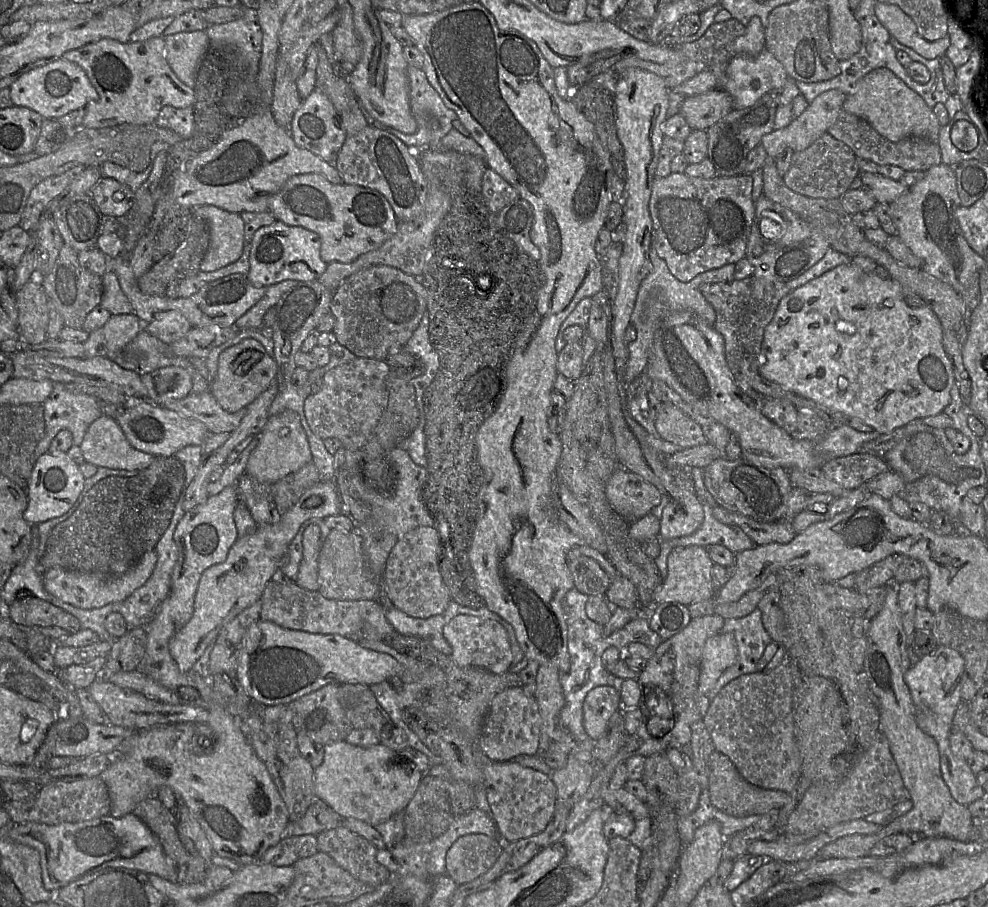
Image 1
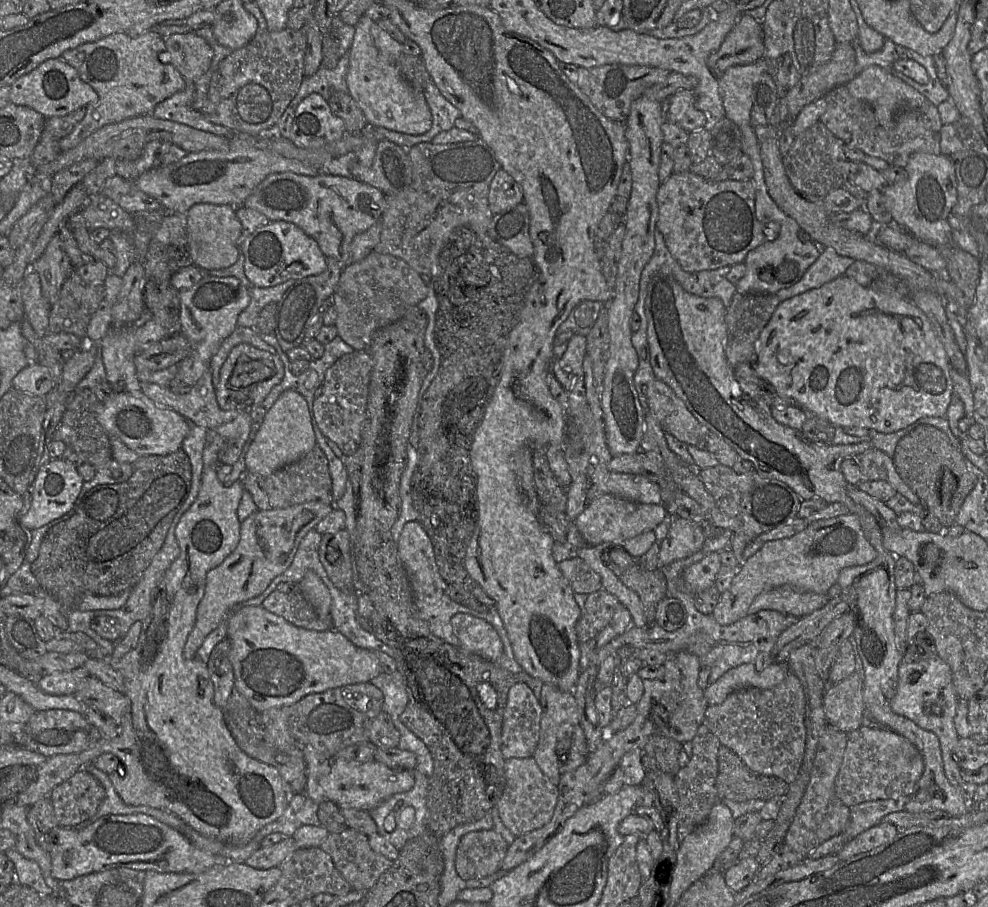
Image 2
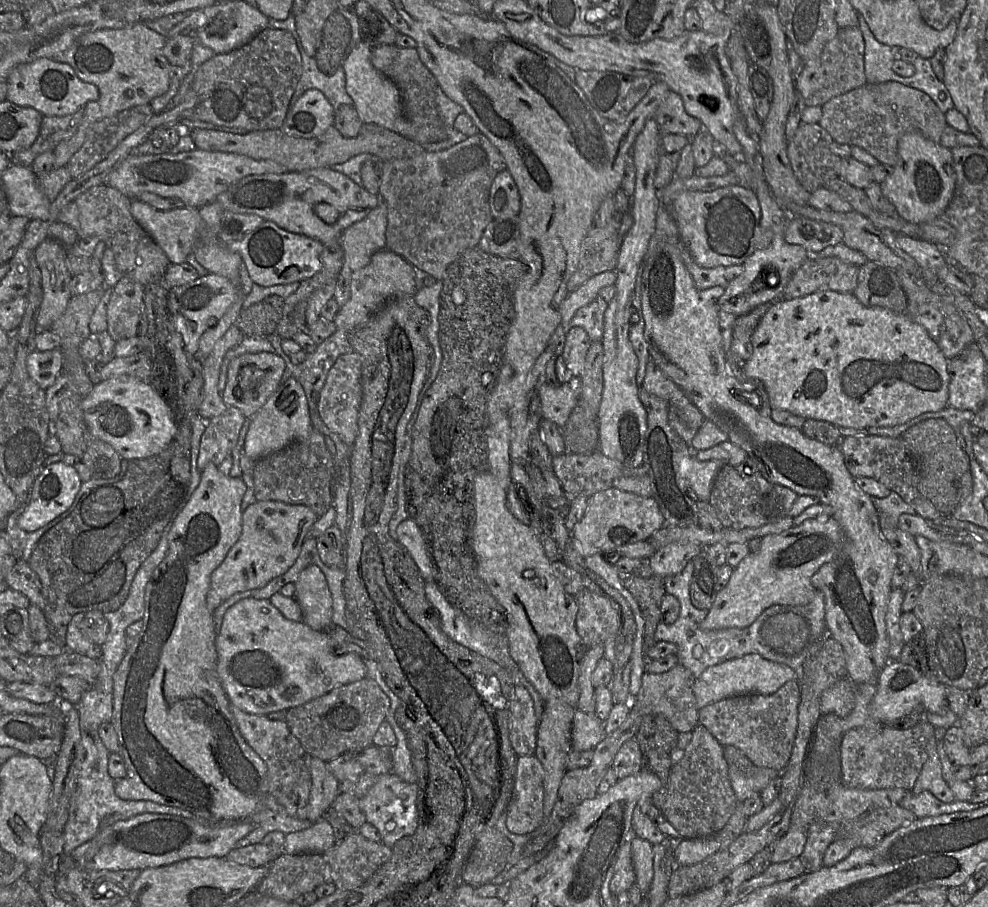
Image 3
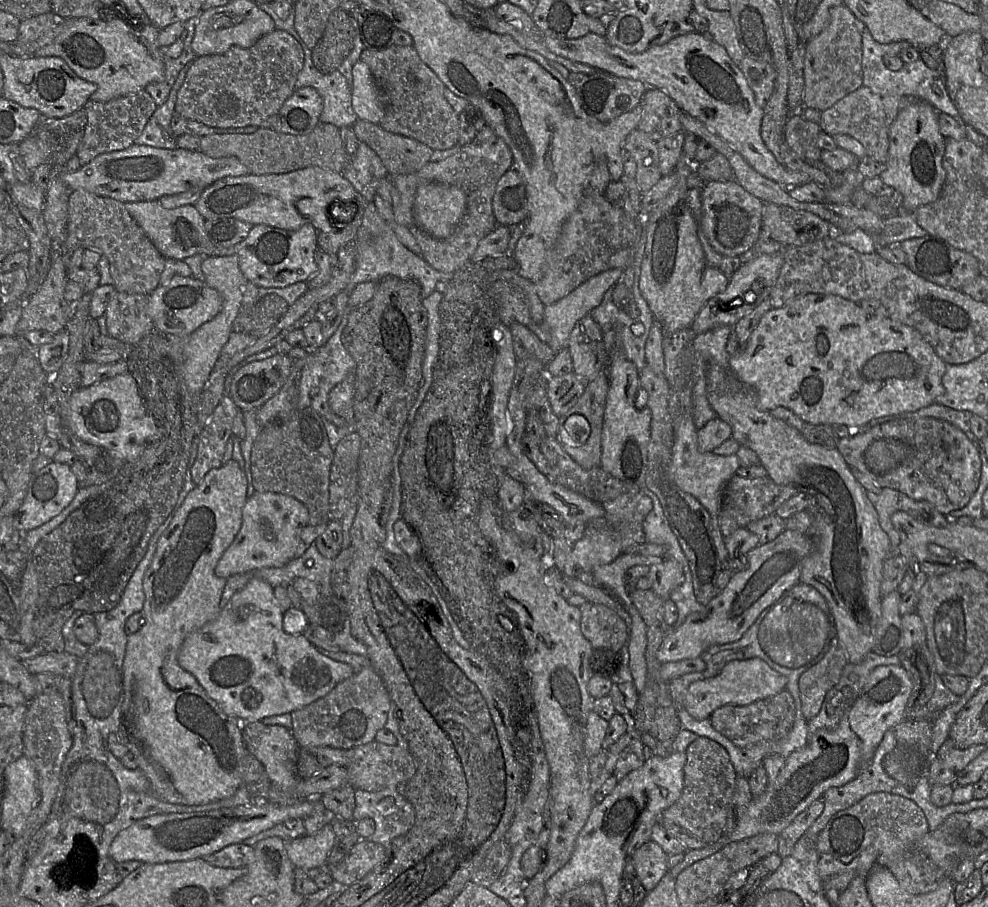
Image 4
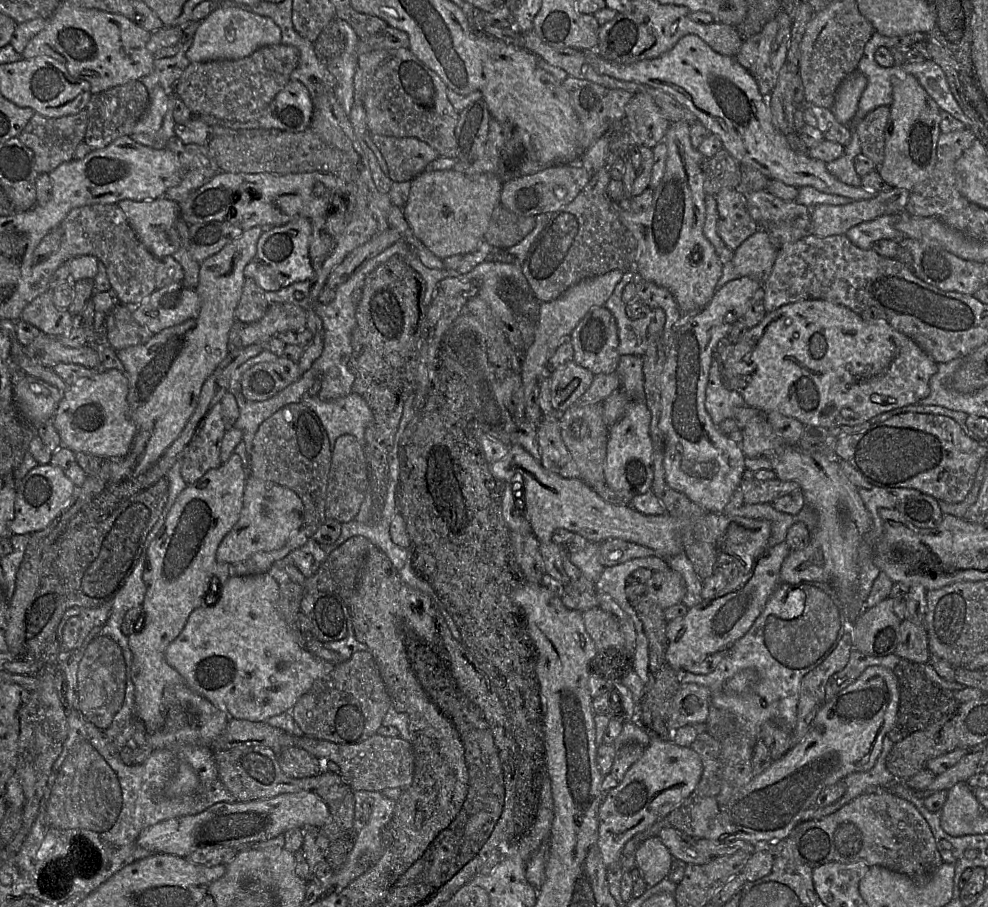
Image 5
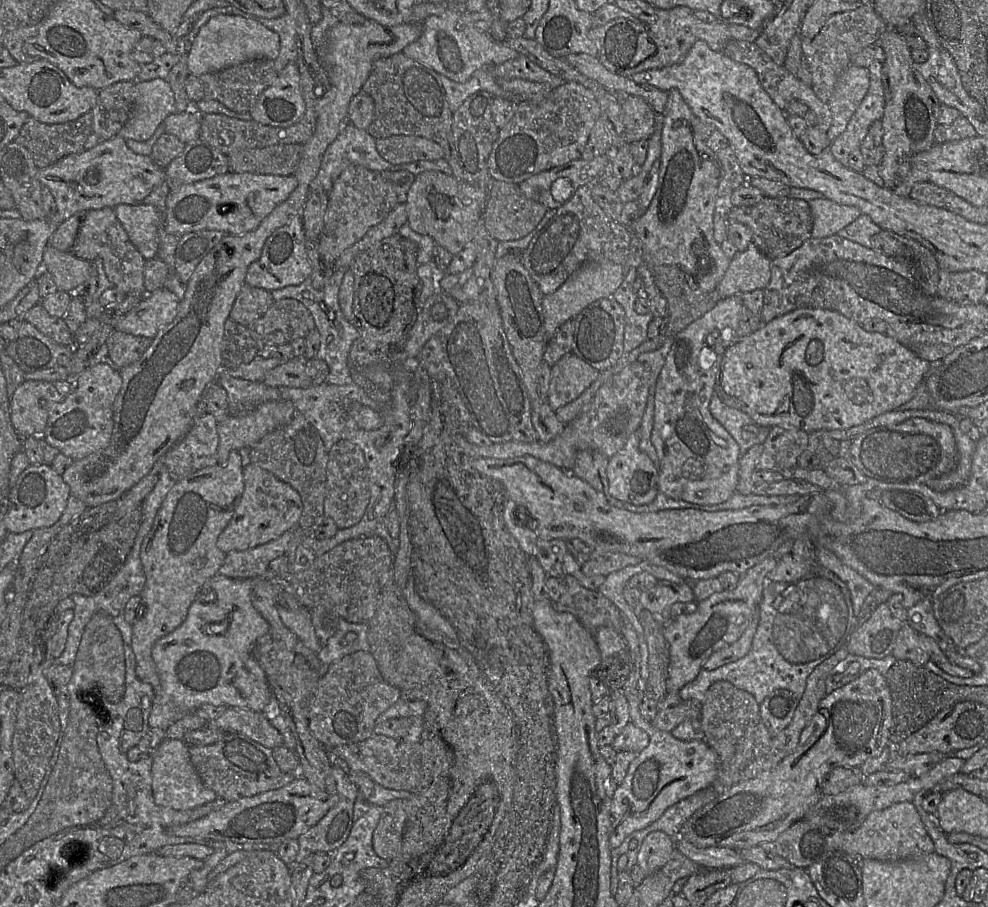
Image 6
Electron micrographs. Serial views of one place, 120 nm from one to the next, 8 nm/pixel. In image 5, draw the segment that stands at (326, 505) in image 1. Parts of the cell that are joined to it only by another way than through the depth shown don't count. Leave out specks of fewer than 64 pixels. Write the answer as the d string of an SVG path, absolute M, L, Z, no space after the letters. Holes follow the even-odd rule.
M248 475L239 520L218 546L216 559L219 563L234 564L244 561L258 552L278 550L287 543L294 532L301 529L303 519L304 505L294 491L272 482L263 481L253 475Z

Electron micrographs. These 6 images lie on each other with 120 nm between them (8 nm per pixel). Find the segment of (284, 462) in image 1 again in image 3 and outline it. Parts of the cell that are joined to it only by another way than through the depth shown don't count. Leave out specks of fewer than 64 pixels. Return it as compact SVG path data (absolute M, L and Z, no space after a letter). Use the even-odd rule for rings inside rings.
M290 377L282 383L261 409L250 419L244 443L244 452L257 461L273 452L282 450L295 441L306 439L313 430L308 401L301 383Z

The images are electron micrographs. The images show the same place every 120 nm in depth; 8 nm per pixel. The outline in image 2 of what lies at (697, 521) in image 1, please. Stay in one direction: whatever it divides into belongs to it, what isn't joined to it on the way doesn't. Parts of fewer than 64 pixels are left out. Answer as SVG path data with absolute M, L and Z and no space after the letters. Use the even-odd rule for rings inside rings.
M673 516L668 533L660 543L659 569L702 550L705 535L702 525Z

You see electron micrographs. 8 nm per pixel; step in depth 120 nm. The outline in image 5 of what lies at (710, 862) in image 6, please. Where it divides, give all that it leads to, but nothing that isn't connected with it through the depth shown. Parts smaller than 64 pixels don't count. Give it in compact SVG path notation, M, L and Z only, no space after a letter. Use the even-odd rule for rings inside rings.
M664 827L658 834L675 860L685 864L706 864L712 857L697 849L696 839L672 827Z

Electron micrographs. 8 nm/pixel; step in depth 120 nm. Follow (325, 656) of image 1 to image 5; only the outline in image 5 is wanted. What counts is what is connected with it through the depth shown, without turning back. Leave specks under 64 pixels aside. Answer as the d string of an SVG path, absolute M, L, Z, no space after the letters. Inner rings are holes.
M268 572L247 576L230 576L222 587L219 586L219 599L216 603L212 605L205 604L206 606L199 607L190 614L180 635L166 648L165 659L167 663L183 677L193 691L206 698L230 718L245 719L252 722L267 722L268 718L272 716L291 711L299 698L307 693L315 682L326 677L334 669L335 664L313 655L304 646L304 636L310 635L304 635L286 623L279 609L279 599L279 584Z

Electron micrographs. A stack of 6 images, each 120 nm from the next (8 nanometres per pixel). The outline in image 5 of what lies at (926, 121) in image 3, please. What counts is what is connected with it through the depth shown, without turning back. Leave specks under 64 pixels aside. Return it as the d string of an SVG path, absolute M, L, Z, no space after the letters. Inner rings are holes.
M879 106L869 112L853 128L859 137L861 153L877 166L884 159L884 131L890 114L889 106Z

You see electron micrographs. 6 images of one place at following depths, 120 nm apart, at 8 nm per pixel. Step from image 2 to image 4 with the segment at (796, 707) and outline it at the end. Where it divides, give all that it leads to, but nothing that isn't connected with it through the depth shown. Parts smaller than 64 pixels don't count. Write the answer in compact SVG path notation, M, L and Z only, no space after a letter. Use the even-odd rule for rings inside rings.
M782 690L774 696L747 705L723 705L715 709L709 719L713 728L727 737L733 744L741 748L750 748L760 742L785 738L792 729L795 715L793 697L787 690Z

